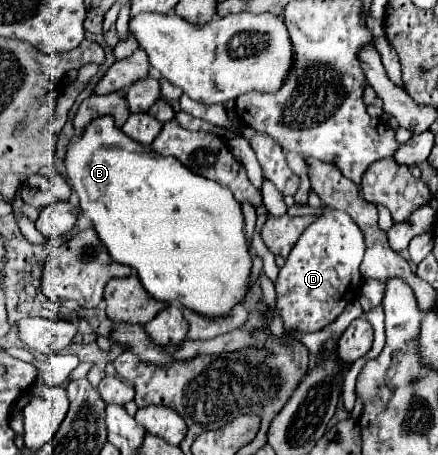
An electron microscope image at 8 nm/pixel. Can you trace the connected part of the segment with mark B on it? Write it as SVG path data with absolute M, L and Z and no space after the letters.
M101 116L101 118L93 120L85 128L85 132L67 148L65 168L67 168L69 184L73 186L73 190L79 196L79 204L81 204L83 214L93 220L93 226L95 226L101 242L107 246L109 254L113 256L113 260L117 260L119 264L127 264L127 266L135 268L141 284L145 286L145 290L153 298L157 298L161 302L173 302L175 300L183 308L189 308L189 310L193 310L197 314L203 314L205 318L225 318L225 316L231 314L233 306L245 302L245 296L247 296L247 292L251 288L251 252L249 252L249 242L247 242L247 236L245 236L245 220L243 220L241 204L233 198L233 194L227 188L223 188L221 184L217 184L217 182L213 182L209 178L193 174L189 168L185 168L173 156L159 156L149 146L137 144L127 134L123 134L121 130L115 128L111 116Z

